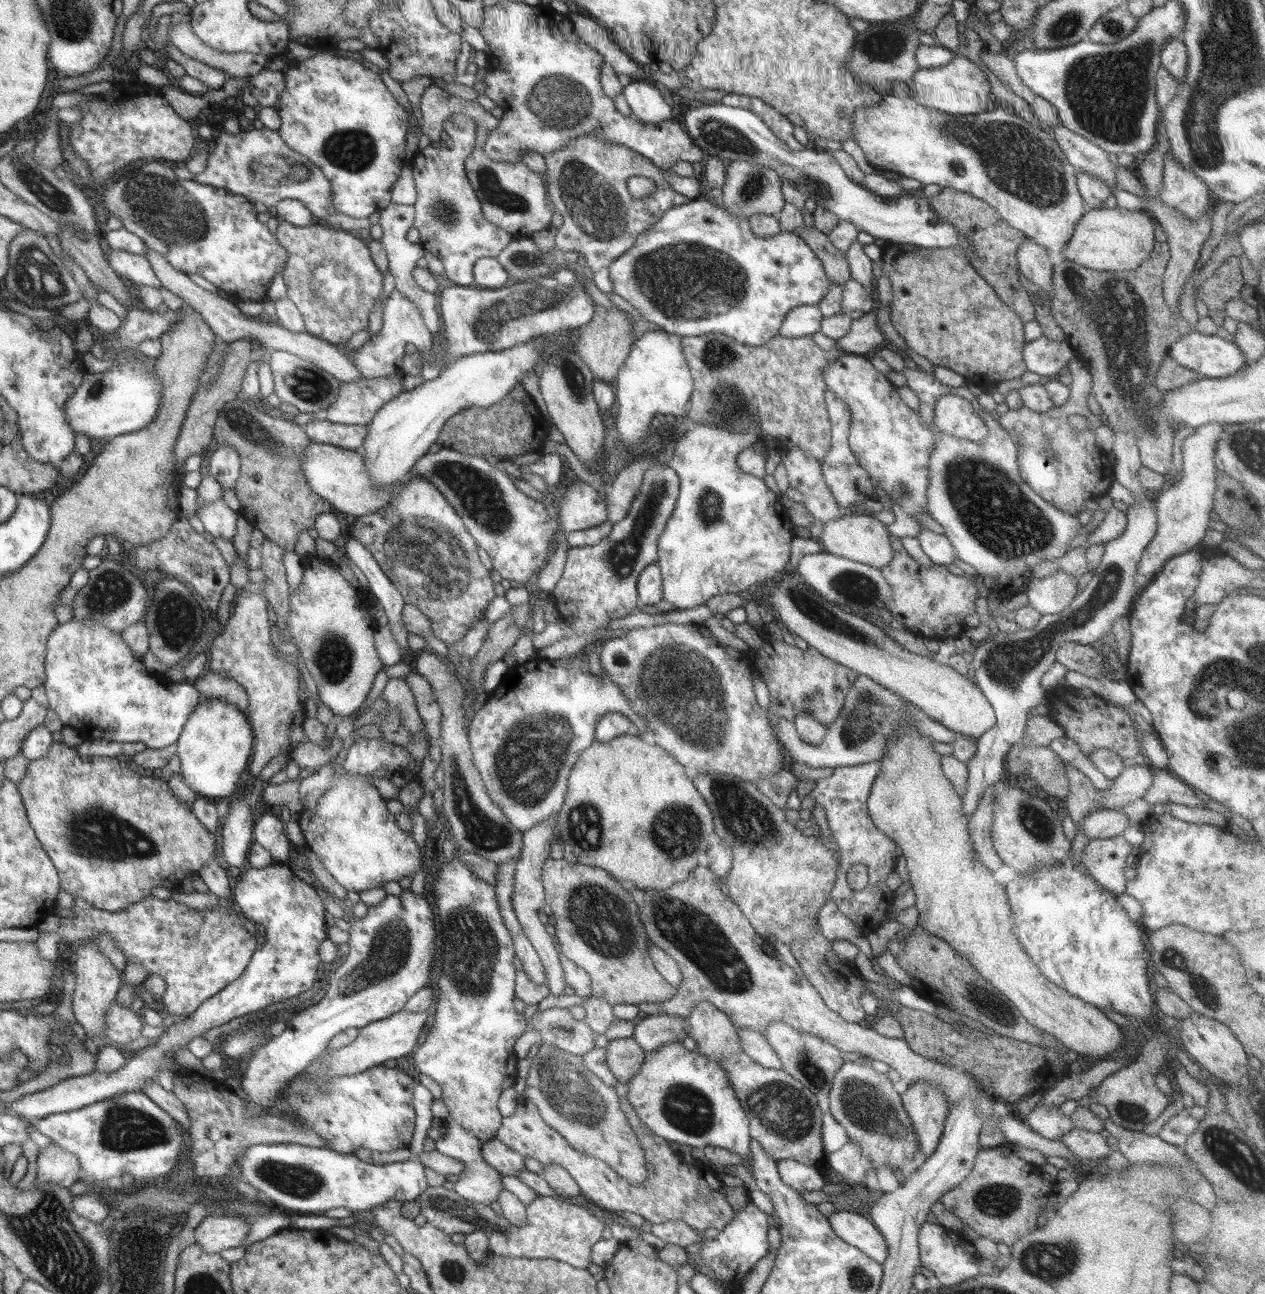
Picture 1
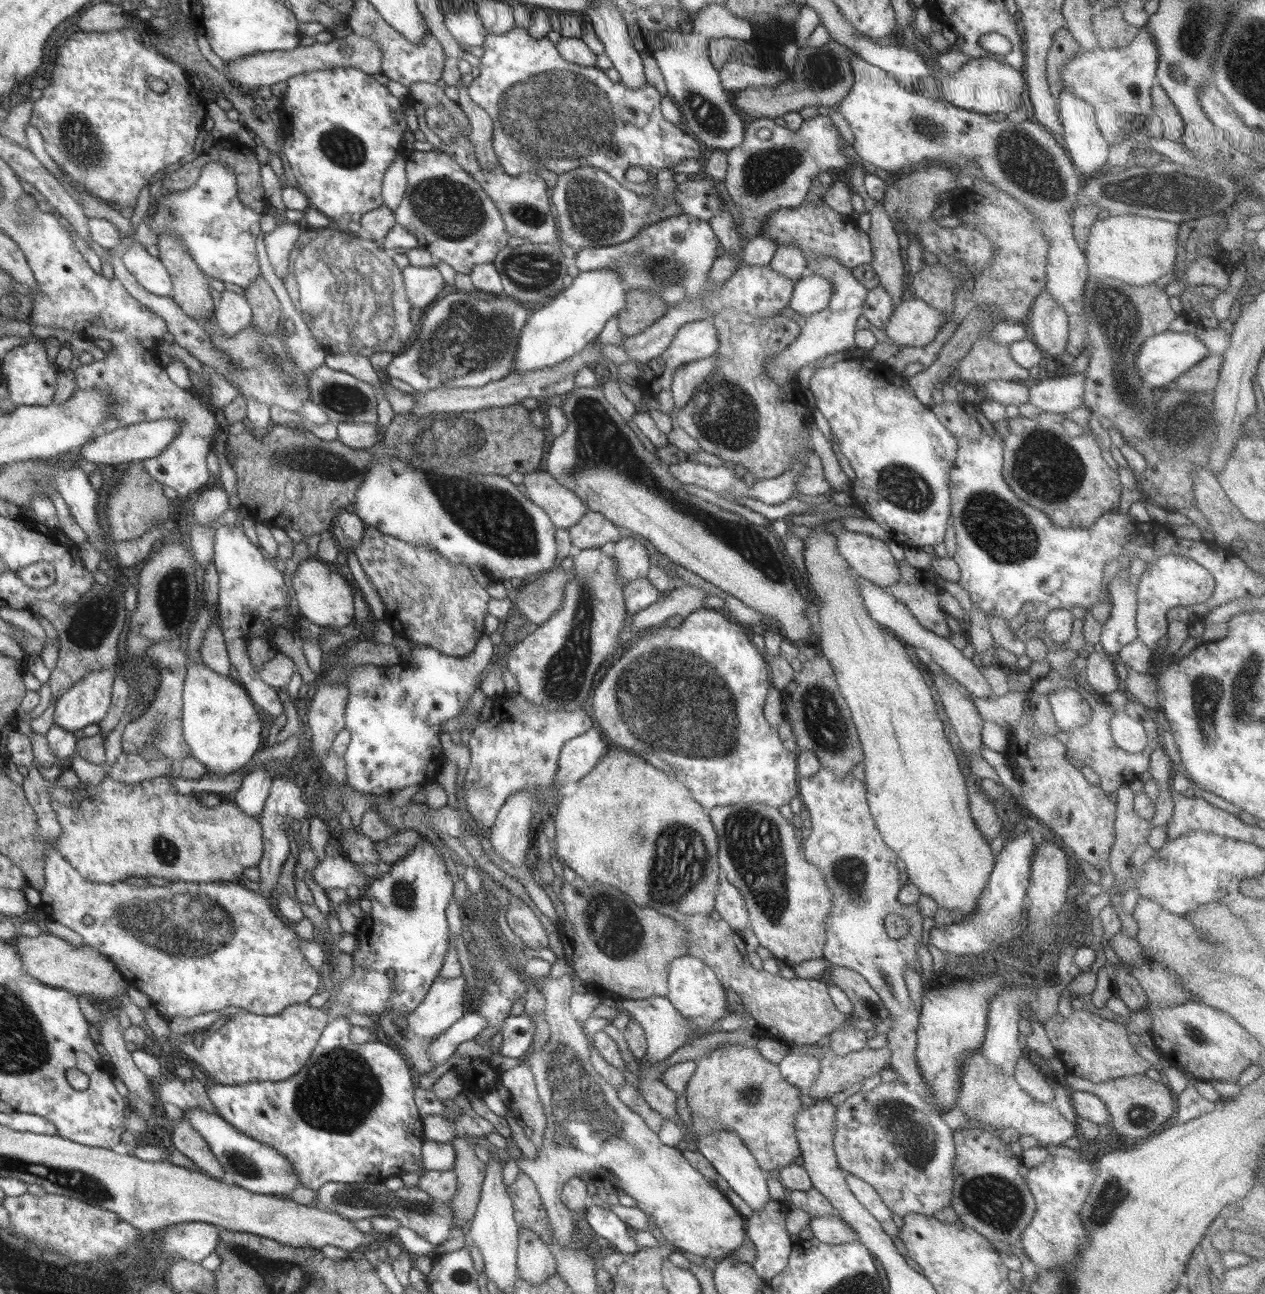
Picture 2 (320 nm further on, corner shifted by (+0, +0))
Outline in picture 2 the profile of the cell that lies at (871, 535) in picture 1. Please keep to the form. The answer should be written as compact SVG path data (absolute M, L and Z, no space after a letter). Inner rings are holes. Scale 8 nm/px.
M844 529L835 537L842 558L858 577L882 588L890 588L900 580L898 563L883 540Z

